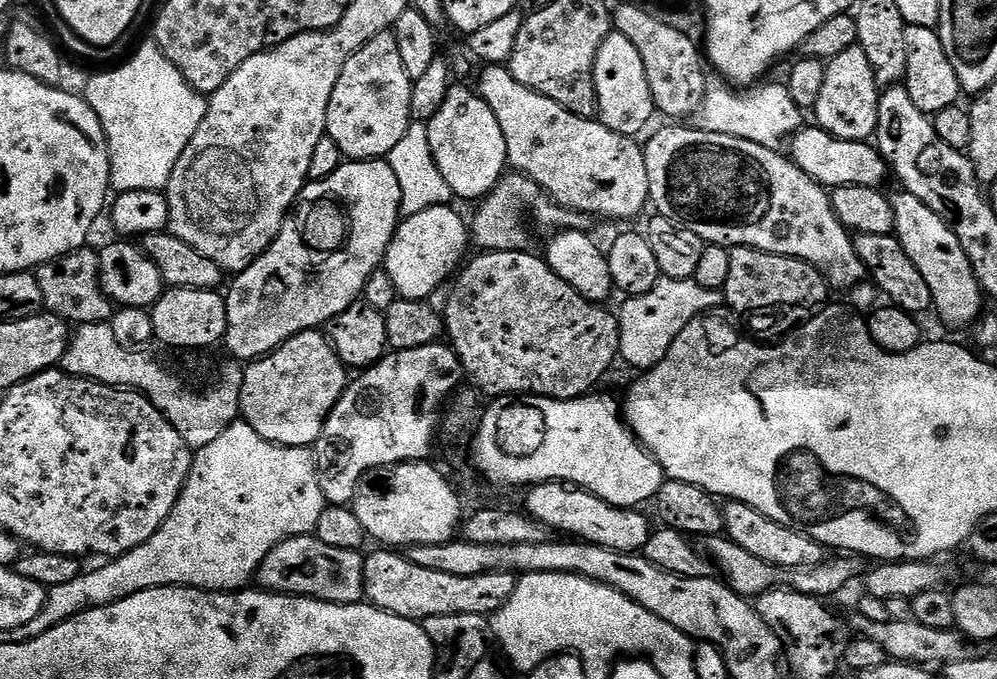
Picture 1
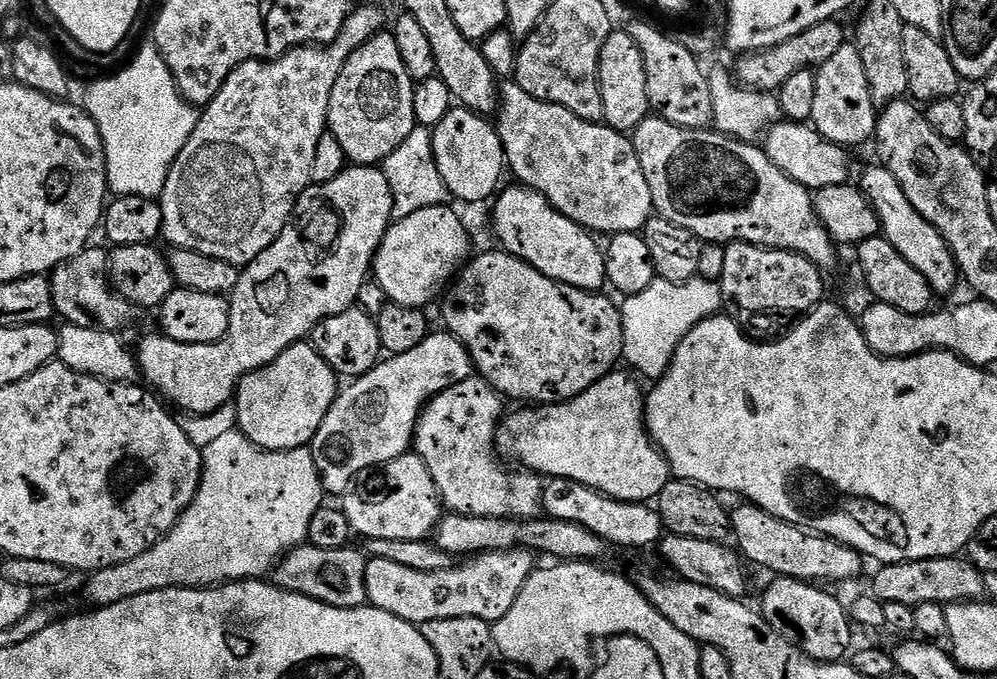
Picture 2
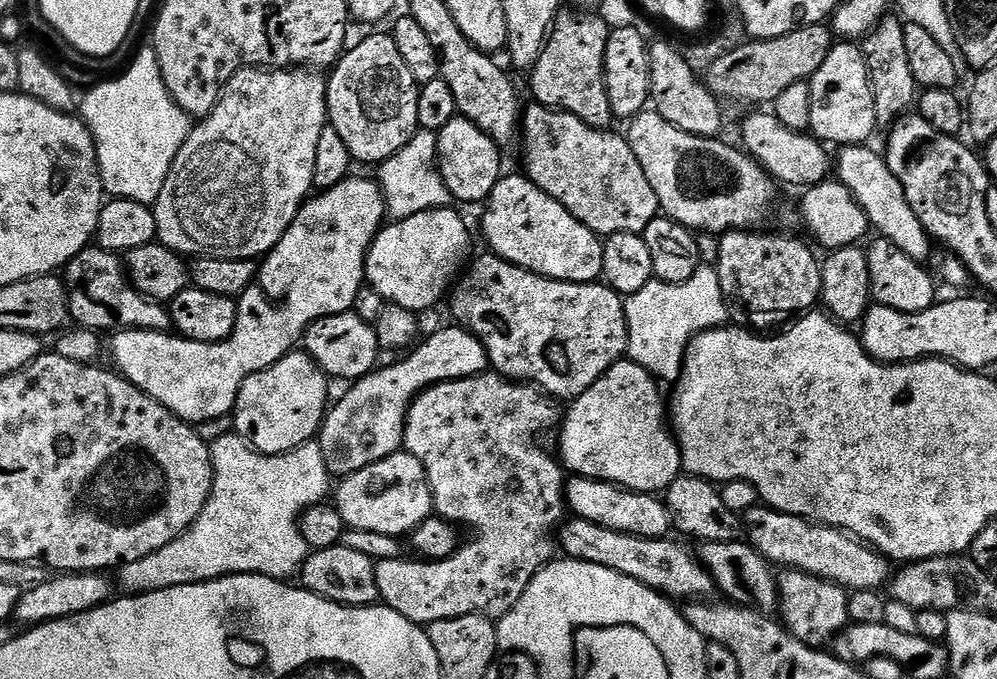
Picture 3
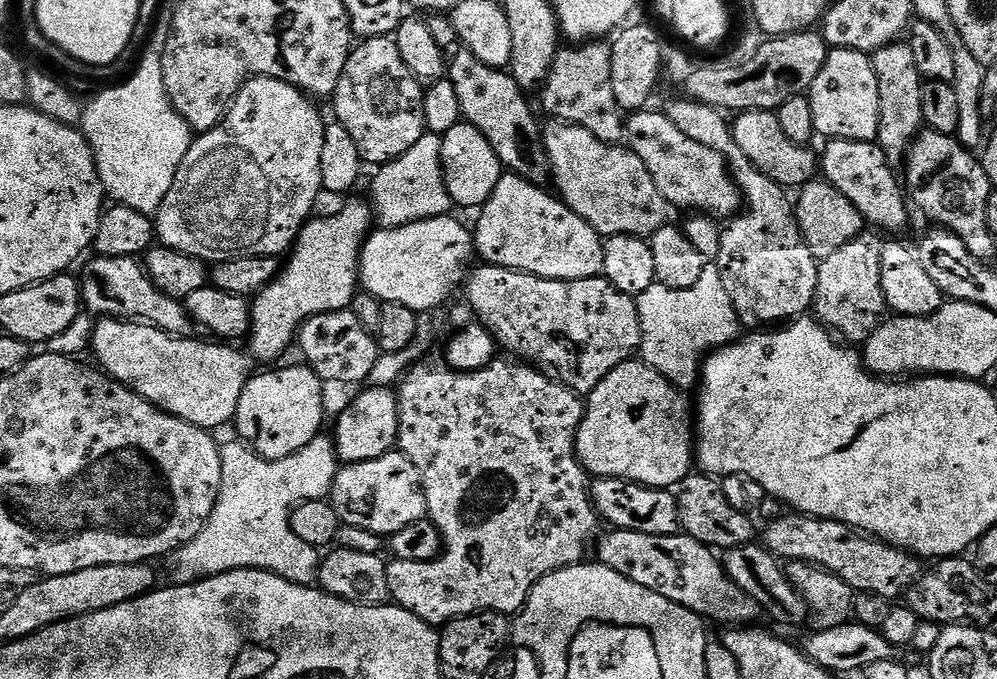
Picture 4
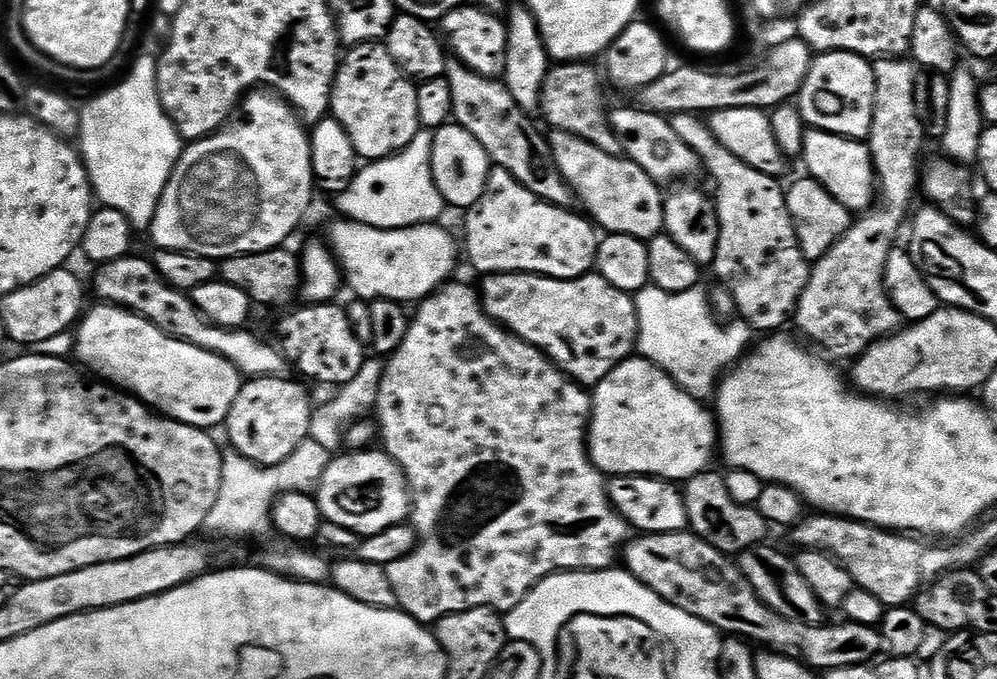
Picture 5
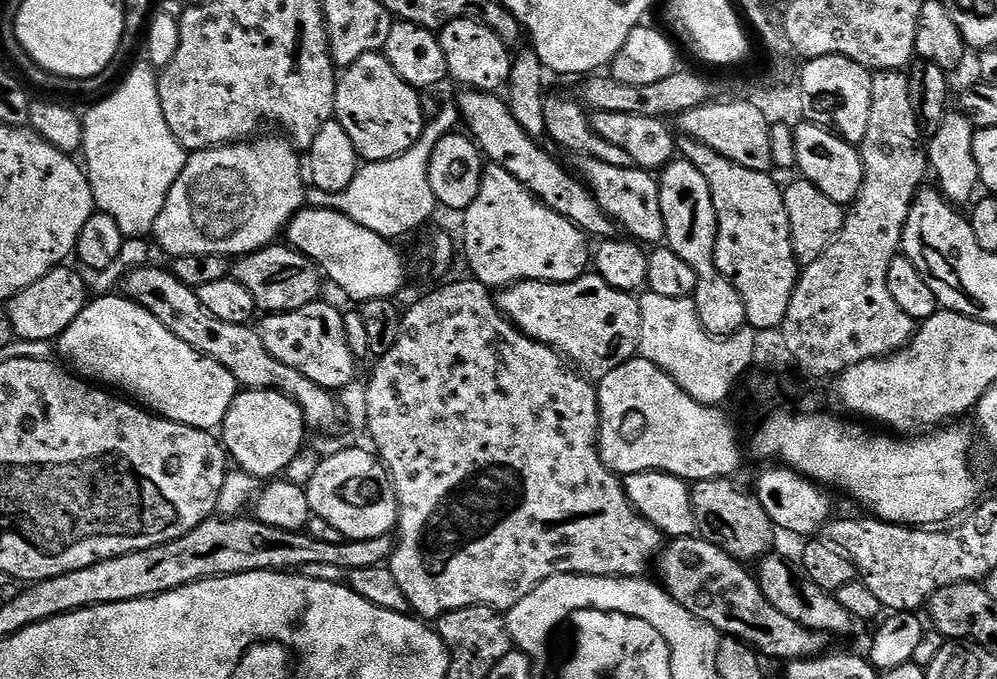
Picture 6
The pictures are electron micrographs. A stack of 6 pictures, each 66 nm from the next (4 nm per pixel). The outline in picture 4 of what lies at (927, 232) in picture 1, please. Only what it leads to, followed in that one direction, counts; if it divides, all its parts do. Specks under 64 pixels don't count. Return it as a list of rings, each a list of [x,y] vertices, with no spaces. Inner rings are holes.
[[[829,139],[825,144],[828,145],[824,148],[824,156],[822,152],[818,160],[823,179],[833,184],[842,194],[846,194],[846,198],[850,198],[850,202],[858,206],[858,210],[871,227],[873,224],[876,228],[898,231],[908,220],[909,205],[906,203],[905,189],[897,173],[895,176],[888,169],[891,167],[886,163],[880,145],[867,140],[833,139]]]

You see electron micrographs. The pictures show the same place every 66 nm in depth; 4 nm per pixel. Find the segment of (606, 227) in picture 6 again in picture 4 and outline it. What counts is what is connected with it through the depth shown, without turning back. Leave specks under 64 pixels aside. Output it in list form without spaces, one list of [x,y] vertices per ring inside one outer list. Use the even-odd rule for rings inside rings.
[[[442,14],[431,15],[427,19],[427,26],[434,40],[444,52],[446,61],[446,78],[454,86],[456,98],[458,98],[459,110],[463,121],[474,126],[490,142],[494,152],[498,154],[501,165],[511,173],[520,175],[538,187],[547,187],[551,181],[551,168],[548,155],[545,153],[544,143],[540,139],[540,128],[534,120],[534,116],[524,98],[523,89],[519,88],[515,80],[507,71],[488,67],[474,58],[474,54],[464,48],[457,38],[451,21]]]

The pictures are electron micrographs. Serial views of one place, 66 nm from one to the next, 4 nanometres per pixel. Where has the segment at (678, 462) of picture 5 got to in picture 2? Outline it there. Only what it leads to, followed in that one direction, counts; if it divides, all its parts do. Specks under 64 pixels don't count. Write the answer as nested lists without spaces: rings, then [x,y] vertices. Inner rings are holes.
[[[620,371],[609,372],[573,400],[548,402],[543,406],[520,406],[517,412],[509,411],[496,429],[495,451],[505,461],[523,466],[544,478],[573,480],[615,500],[635,504],[655,501],[670,479],[668,460],[648,435],[644,419],[646,392],[640,389],[641,381],[627,371]]]

